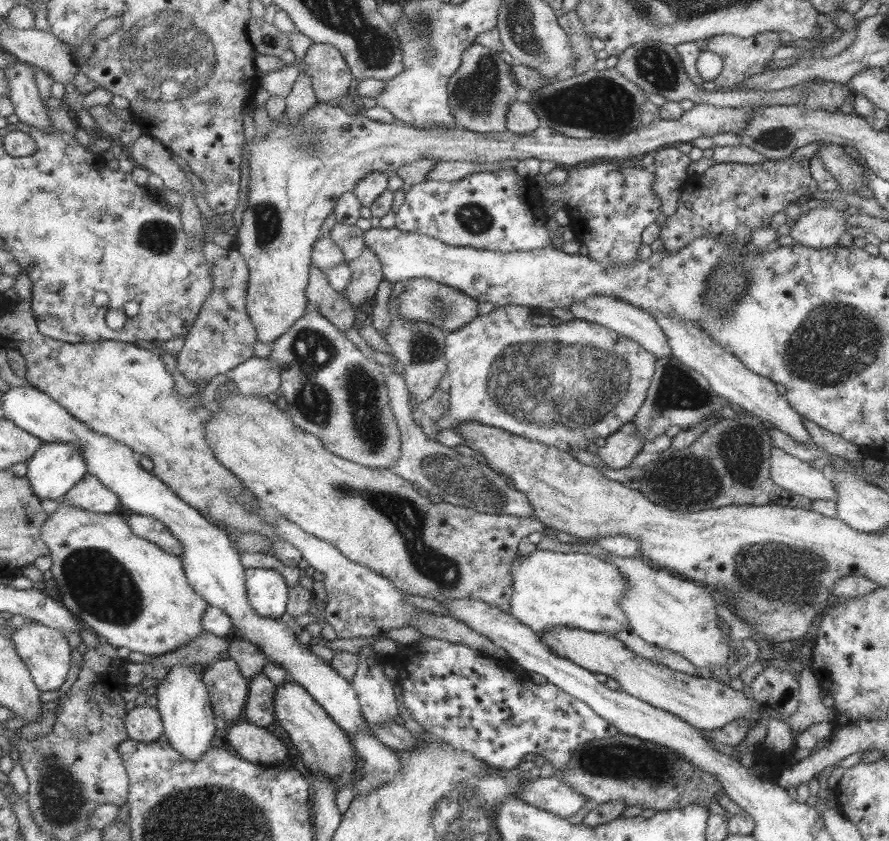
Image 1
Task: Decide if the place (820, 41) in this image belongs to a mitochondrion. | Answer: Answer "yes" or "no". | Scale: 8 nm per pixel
no

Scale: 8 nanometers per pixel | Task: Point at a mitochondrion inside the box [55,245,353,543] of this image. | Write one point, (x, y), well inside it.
(310, 348)

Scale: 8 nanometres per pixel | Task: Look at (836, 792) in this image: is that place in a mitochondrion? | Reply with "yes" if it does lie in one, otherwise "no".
no

